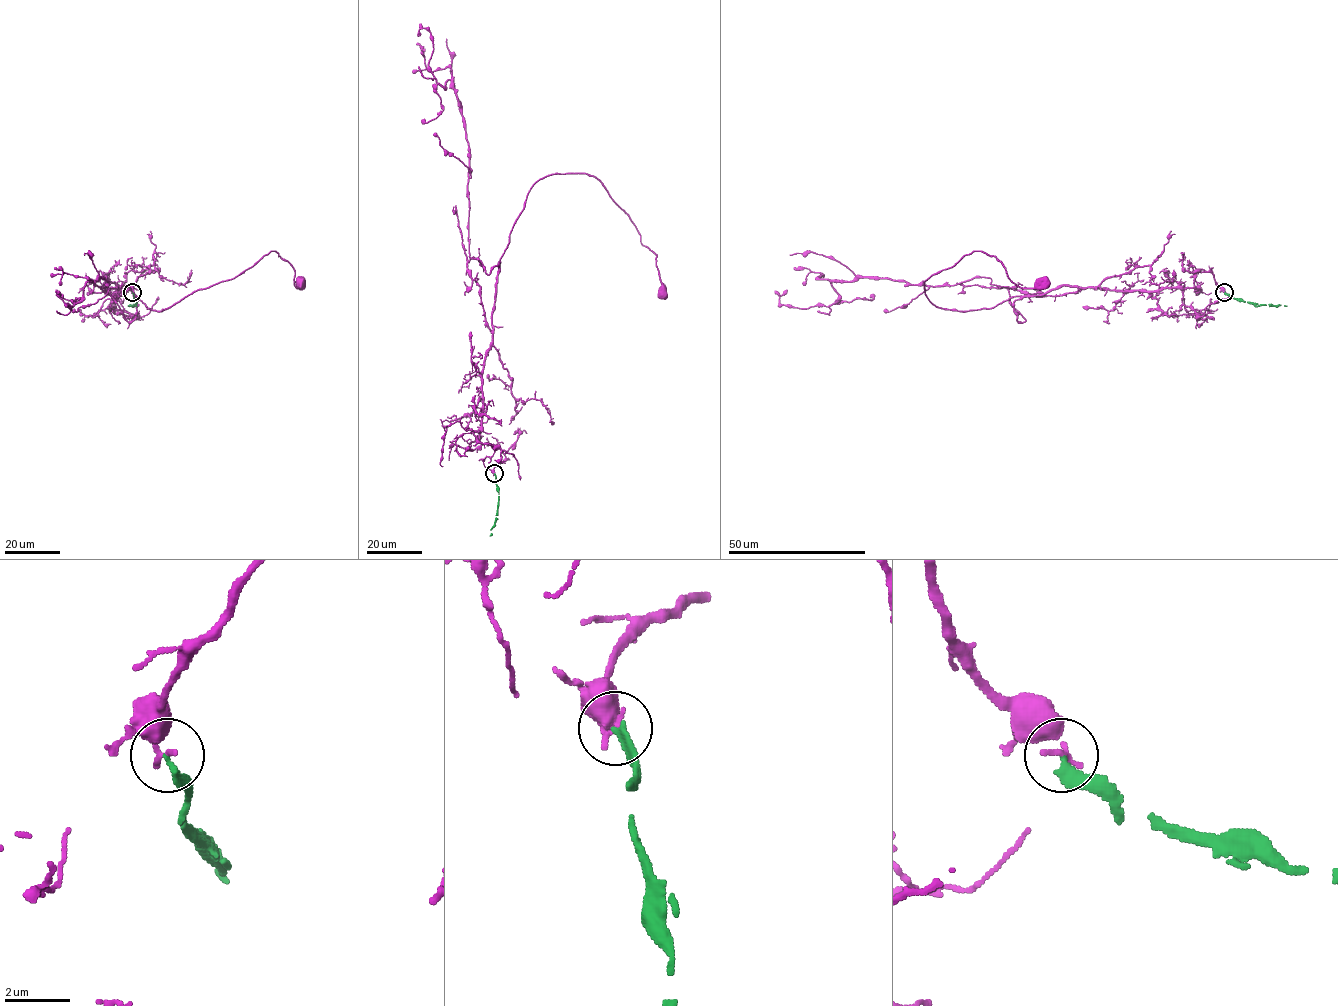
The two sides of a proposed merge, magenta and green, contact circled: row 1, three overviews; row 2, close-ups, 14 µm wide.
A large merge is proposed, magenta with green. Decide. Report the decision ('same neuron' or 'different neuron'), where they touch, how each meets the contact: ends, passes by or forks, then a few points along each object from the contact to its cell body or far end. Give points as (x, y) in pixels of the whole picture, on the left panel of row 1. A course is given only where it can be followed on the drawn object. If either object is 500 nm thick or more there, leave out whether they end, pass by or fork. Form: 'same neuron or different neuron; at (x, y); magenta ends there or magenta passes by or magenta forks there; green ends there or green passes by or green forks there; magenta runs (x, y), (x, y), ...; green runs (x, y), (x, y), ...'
different neuron; at (132, 292); magenta ends there; green ends there; magenta runs (132, 292), (143, 272), (130, 271), (117, 288), (130, 286), (161, 311), (271, 251), (299, 282); green runs (132, 292), (136, 302), (135, 305), (128, 306)

